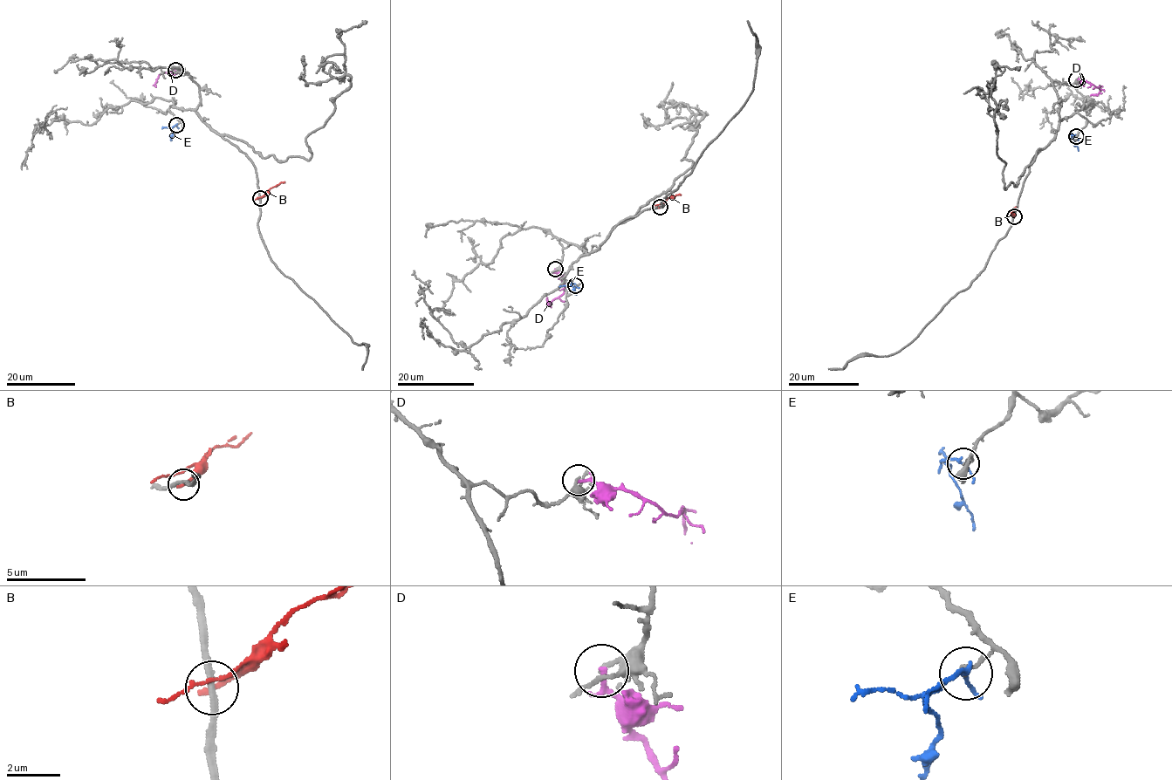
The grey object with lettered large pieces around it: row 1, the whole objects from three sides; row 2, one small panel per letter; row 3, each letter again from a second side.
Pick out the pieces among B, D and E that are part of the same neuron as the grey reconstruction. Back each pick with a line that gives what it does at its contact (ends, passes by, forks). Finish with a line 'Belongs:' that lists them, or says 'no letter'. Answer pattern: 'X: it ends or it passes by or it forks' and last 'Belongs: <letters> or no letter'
Belongs: no letter

